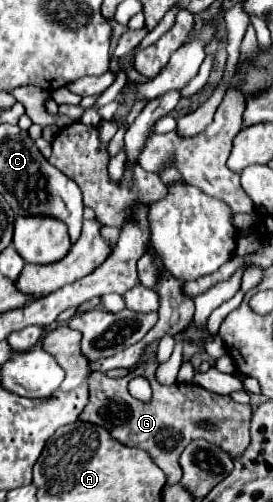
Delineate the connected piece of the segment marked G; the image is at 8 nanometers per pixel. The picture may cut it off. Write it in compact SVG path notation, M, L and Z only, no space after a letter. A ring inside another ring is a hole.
M157 357L133 367L125 377L111 379L105 373L91 373L89 375L89 403L81 411L79 419L91 421L95 425L103 425L111 431L111 435L129 447L145 449L157 467L163 469L167 475L167 483L181 481L181 467L179 455L193 439L203 437L213 441L231 457L239 457L249 445L249 421L251 421L251 407L235 403L229 395L211 393L193 383L173 383L161 385L155 377L155 369L159 367ZM135 375L145 375L151 381L153 397L149 403L143 403L127 391L127 383ZM201 423L211 423L213 429L201 427Z

